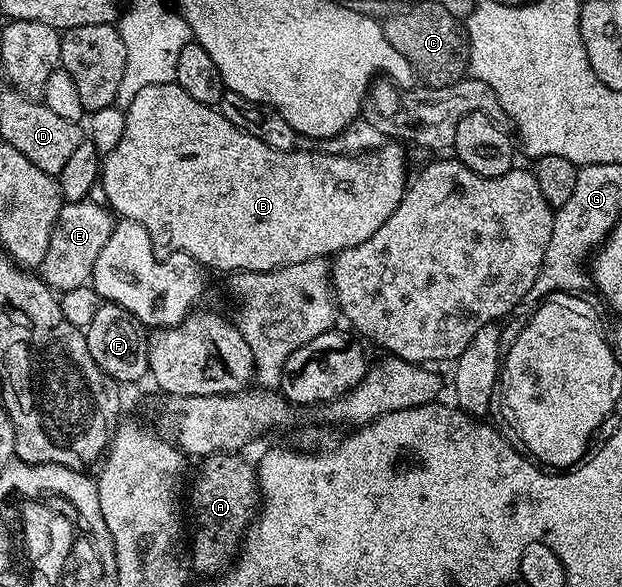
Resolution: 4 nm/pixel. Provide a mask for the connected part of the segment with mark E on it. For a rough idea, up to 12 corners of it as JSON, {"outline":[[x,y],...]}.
{"outline":[[99,201],[60,207],[39,277],[54,292],[89,285],[110,240]]}

